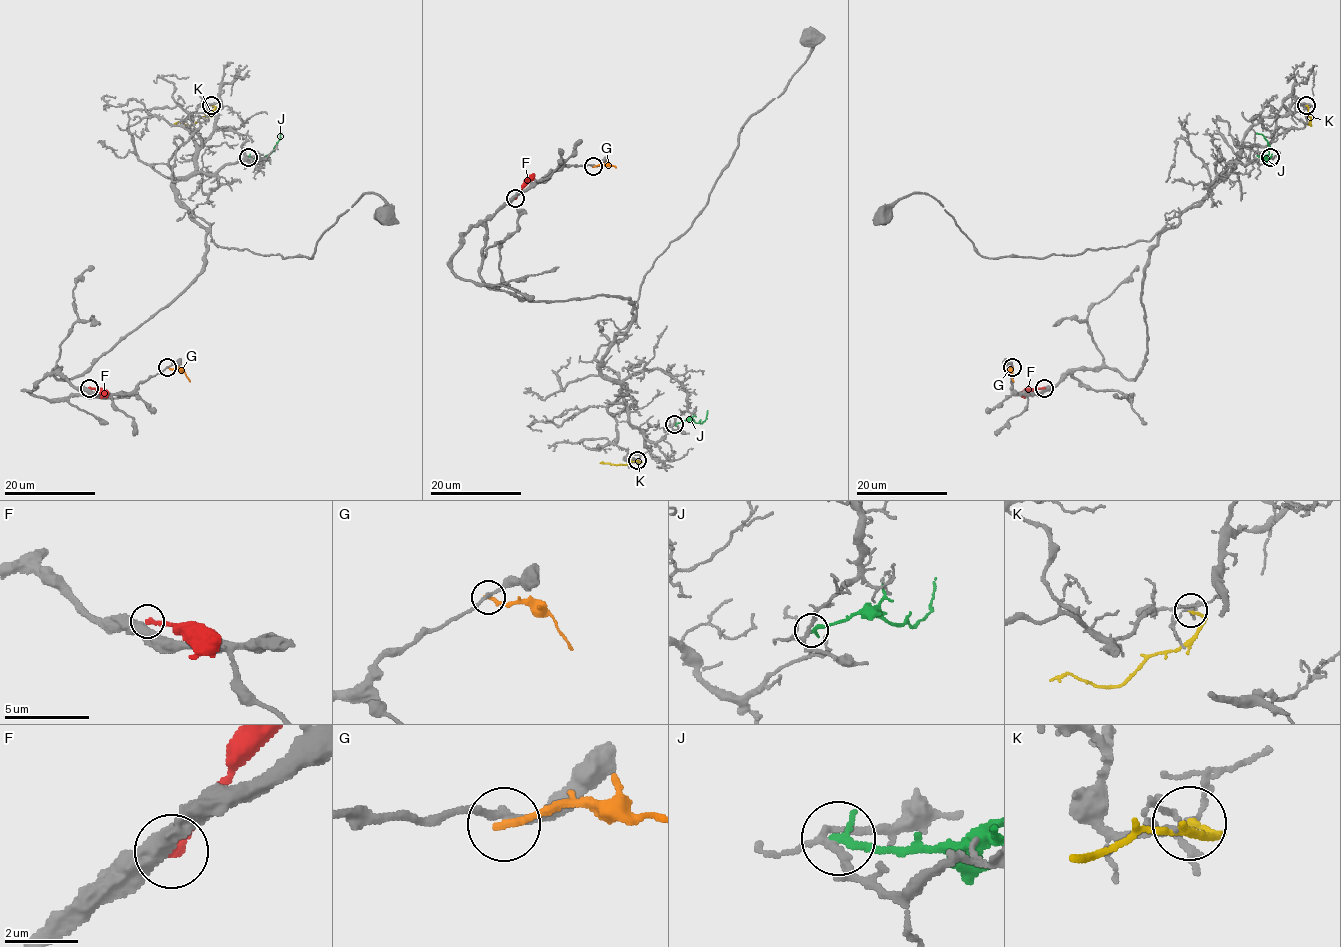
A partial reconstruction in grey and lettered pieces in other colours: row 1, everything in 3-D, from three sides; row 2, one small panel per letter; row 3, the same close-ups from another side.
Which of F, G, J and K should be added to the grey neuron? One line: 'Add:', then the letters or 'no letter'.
Add: no letter

